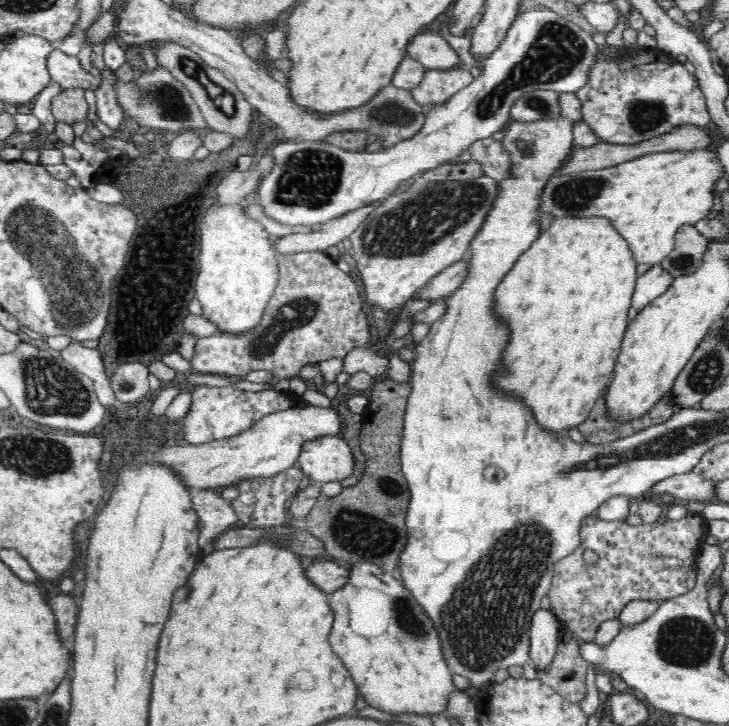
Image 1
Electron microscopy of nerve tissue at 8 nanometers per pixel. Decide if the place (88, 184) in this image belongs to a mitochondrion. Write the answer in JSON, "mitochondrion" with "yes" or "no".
{"mitochondrion":"no"}

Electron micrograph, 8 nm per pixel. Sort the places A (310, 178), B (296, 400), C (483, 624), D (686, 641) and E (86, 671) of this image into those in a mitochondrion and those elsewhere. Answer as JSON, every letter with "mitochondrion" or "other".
{"A":"mitochondrion","B":"other","C":"mitochondrion","D":"mitochondrion","E":"other"}

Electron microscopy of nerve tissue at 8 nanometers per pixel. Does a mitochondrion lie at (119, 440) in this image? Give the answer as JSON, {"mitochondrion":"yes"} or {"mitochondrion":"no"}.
{"mitochondrion":"no"}

